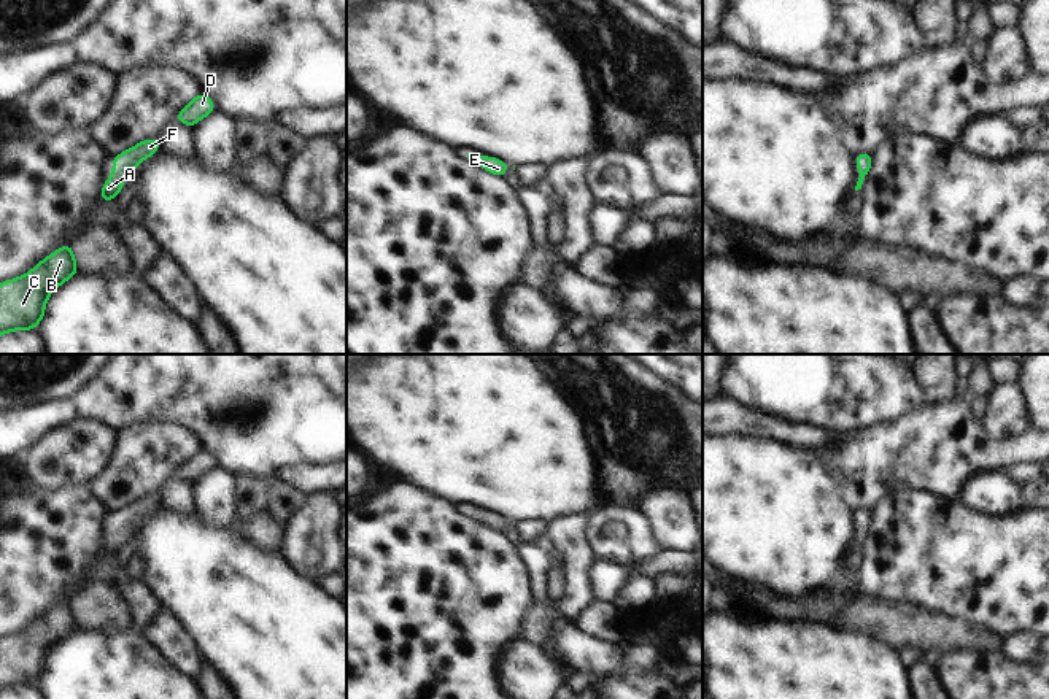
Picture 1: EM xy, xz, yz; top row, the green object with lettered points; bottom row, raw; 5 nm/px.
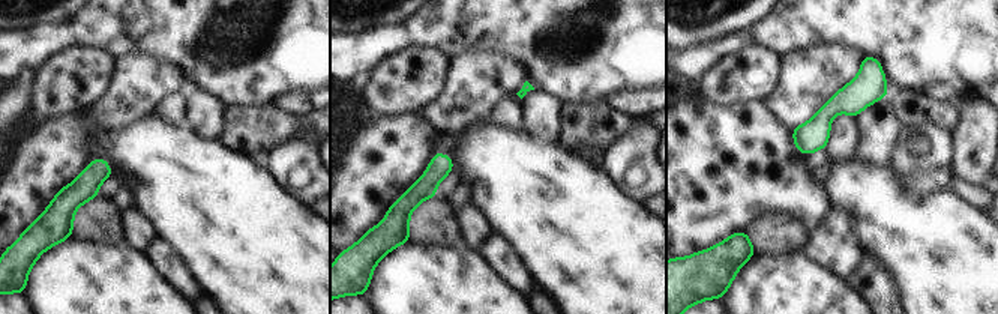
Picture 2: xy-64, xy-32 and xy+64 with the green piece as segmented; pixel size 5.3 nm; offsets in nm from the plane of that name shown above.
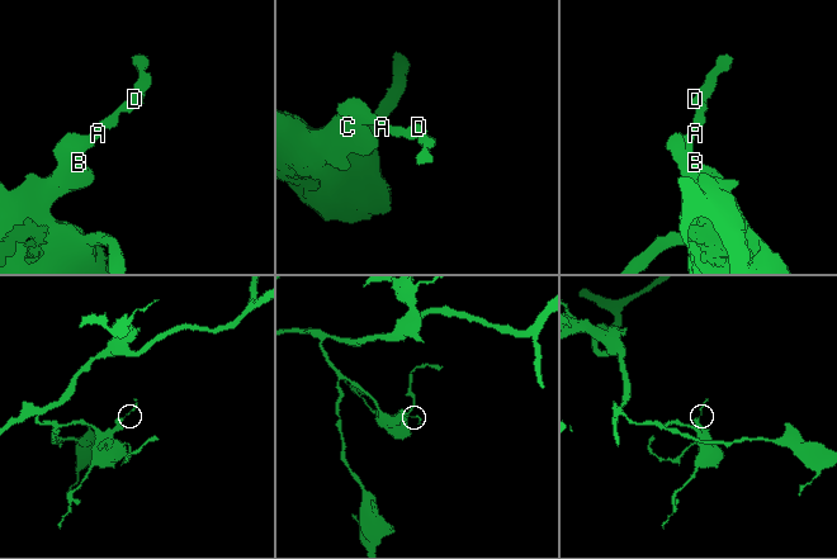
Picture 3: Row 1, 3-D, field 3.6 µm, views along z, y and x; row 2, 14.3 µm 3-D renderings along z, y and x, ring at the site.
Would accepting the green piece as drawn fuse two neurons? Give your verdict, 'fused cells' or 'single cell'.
single cell

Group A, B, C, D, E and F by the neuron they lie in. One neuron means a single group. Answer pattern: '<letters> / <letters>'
A B C D E F

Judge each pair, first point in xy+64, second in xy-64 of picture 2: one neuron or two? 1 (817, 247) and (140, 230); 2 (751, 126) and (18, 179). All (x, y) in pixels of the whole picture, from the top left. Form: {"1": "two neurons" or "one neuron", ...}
{"1": "two neurons", "2": "one neuron"}

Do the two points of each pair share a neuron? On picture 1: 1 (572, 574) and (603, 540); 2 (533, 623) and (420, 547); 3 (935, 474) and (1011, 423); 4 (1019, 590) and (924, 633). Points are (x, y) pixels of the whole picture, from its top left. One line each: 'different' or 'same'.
1: different
2: different
3: different
4: different

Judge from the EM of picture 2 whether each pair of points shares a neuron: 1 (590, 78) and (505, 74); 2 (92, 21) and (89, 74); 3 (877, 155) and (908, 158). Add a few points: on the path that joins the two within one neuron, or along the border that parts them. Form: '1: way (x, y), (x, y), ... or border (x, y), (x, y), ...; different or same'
1: border (495, 54), (505, 54), (515, 60), (527, 80); different
2: border (56, 54), (72, 47), (95, 47), (114, 60); different
3: border (902, 128), (887, 163); different

